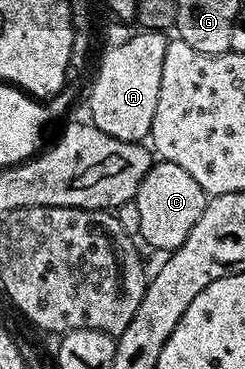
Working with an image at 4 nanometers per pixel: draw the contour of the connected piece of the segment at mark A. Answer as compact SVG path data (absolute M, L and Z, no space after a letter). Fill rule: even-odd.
M137 31L126 44L107 49L90 90L91 123L114 139L143 141L149 137L160 94L160 77L169 39L163 31Z

